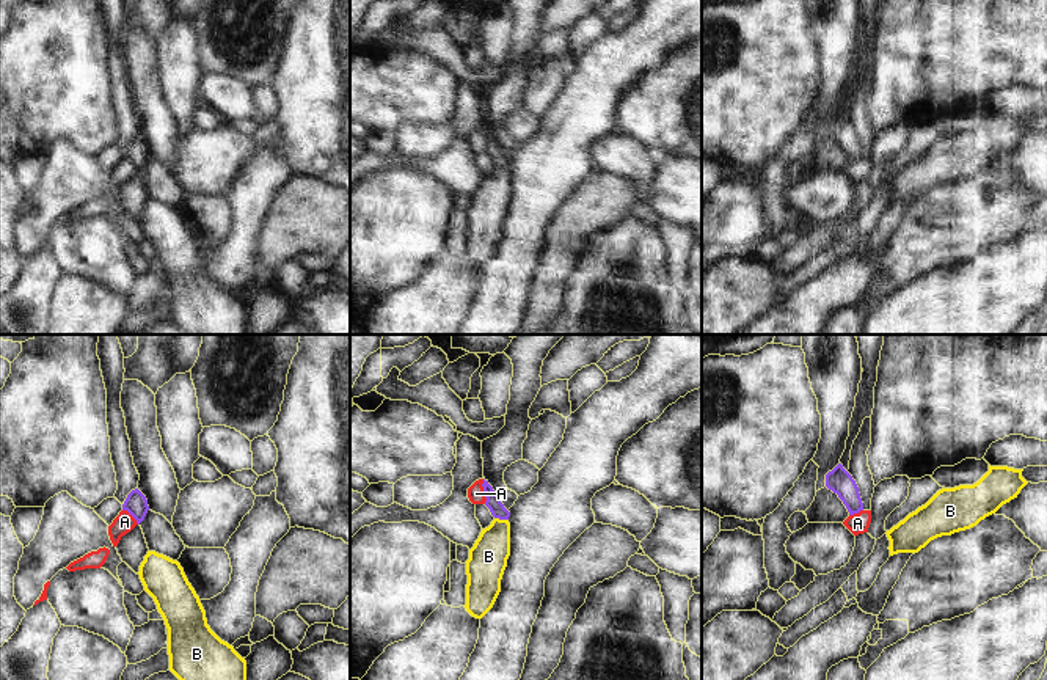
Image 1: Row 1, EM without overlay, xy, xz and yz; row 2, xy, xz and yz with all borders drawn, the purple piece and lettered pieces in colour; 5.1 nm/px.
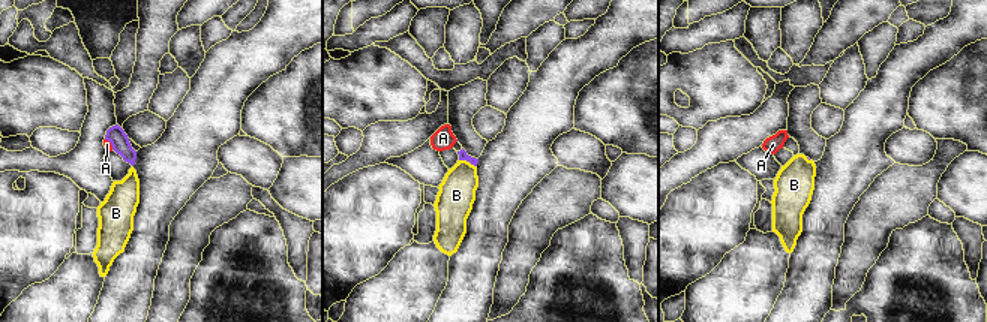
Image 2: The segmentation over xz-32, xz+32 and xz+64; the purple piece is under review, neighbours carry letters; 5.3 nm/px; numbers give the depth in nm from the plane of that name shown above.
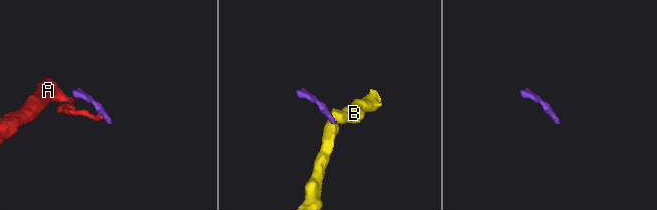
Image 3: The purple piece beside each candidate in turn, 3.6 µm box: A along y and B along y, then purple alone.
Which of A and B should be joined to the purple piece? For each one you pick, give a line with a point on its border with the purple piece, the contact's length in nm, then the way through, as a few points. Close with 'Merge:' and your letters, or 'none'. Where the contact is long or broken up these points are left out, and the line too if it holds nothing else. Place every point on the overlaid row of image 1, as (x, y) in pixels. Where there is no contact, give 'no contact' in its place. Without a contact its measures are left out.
B: contact xz (501, 519); length 70 nm; way xz (493, 503), (501, 519), (499, 531), (488, 556)
Merge: B

